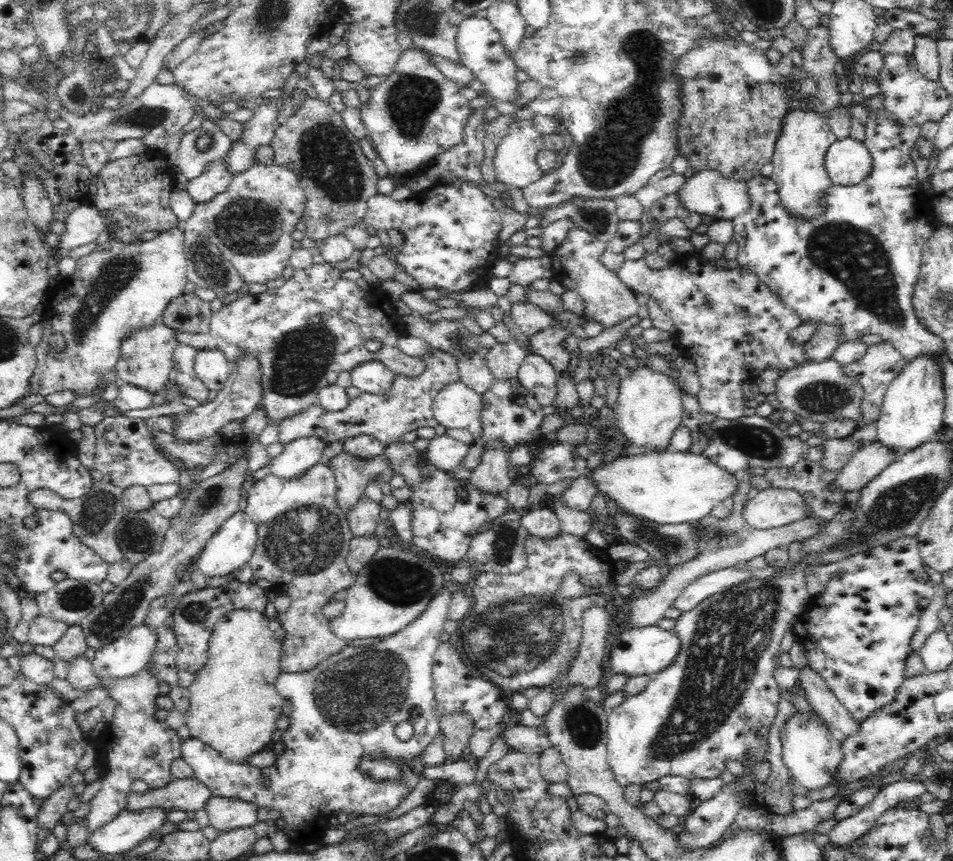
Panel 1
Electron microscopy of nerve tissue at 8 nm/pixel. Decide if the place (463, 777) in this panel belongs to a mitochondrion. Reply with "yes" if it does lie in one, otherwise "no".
no

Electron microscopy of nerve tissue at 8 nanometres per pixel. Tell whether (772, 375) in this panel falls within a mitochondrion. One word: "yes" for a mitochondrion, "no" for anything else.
no

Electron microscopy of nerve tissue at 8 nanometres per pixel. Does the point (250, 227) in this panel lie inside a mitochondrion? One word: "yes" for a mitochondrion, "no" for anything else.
yes

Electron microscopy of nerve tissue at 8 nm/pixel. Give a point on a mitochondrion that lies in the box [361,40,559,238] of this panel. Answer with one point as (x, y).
(412, 100)

